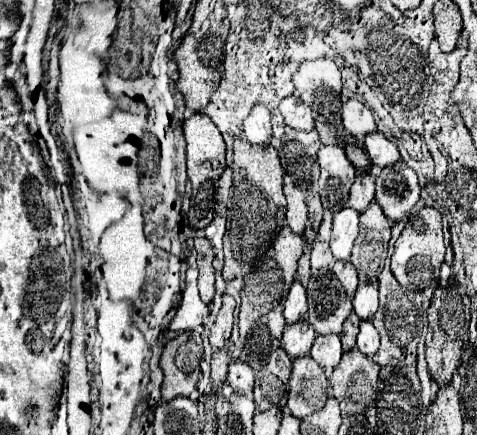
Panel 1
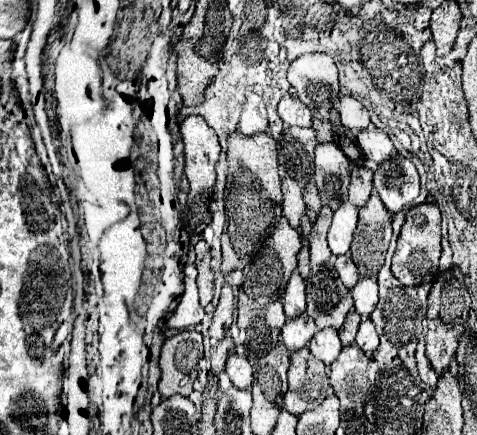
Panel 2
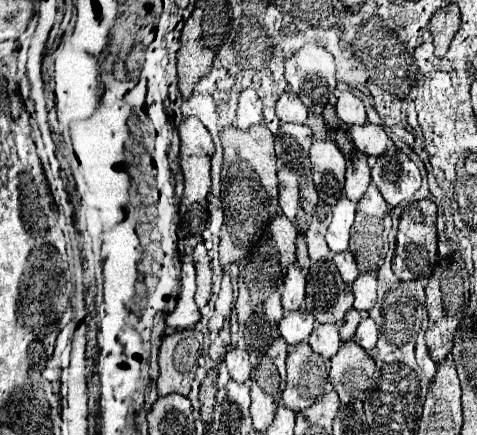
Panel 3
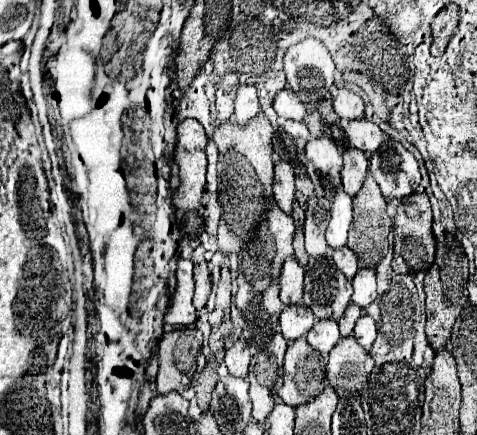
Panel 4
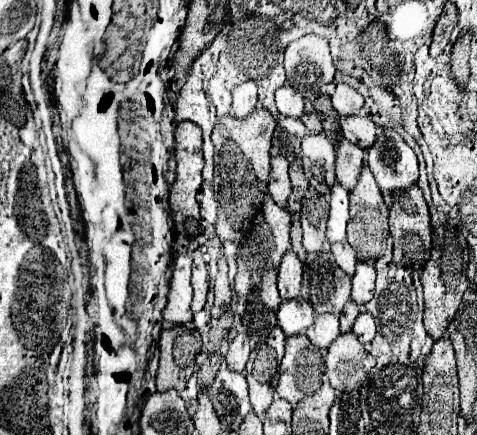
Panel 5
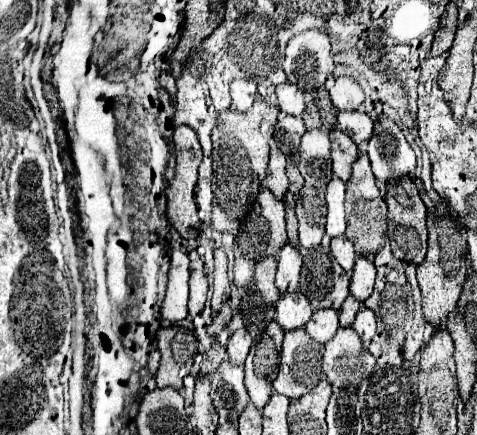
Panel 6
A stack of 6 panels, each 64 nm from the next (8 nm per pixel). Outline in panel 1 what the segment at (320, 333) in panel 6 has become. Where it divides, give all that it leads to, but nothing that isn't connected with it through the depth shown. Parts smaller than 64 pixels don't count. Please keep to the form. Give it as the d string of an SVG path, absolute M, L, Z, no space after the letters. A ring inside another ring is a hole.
M318 336L312 346L312 358L324 368L326 374L330 374L342 358L340 336Z

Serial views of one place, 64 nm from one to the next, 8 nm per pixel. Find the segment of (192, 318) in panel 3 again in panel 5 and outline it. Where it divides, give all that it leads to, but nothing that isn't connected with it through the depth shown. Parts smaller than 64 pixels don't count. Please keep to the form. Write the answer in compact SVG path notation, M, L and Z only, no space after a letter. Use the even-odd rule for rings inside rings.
M178 254L174 260L174 276L170 282L170 294L168 294L168 306L162 312L166 322L172 324L188 324L192 322L192 284L190 284L190 274L192 274L192 258L188 254Z

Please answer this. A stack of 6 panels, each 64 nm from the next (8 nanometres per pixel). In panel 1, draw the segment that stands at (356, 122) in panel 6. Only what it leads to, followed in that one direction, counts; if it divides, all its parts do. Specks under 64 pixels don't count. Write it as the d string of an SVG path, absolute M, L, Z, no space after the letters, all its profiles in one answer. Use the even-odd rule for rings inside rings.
M374 132L374 136L366 136L364 144L366 144L366 152L368 152L372 164L378 168L394 166L400 160L400 152L398 152L396 144L380 132Z

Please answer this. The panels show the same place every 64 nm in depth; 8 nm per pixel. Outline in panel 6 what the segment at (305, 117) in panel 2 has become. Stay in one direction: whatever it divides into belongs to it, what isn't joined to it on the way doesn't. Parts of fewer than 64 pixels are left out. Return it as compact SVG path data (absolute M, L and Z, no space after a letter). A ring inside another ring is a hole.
M288 82L280 84L276 88L276 96L278 96L278 108L282 114L300 116L304 112L304 96L294 84L288 84Z

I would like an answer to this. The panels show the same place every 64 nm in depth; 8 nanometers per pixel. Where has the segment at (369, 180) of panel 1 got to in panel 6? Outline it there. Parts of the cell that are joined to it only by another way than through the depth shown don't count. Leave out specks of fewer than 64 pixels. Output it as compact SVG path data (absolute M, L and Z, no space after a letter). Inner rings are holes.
M334 128L330 132L330 140L332 140L334 174L342 182L348 182L352 178L352 166L360 154L360 150L356 144L352 144L352 140L348 140L348 136L344 136L344 132L340 132L340 128Z

